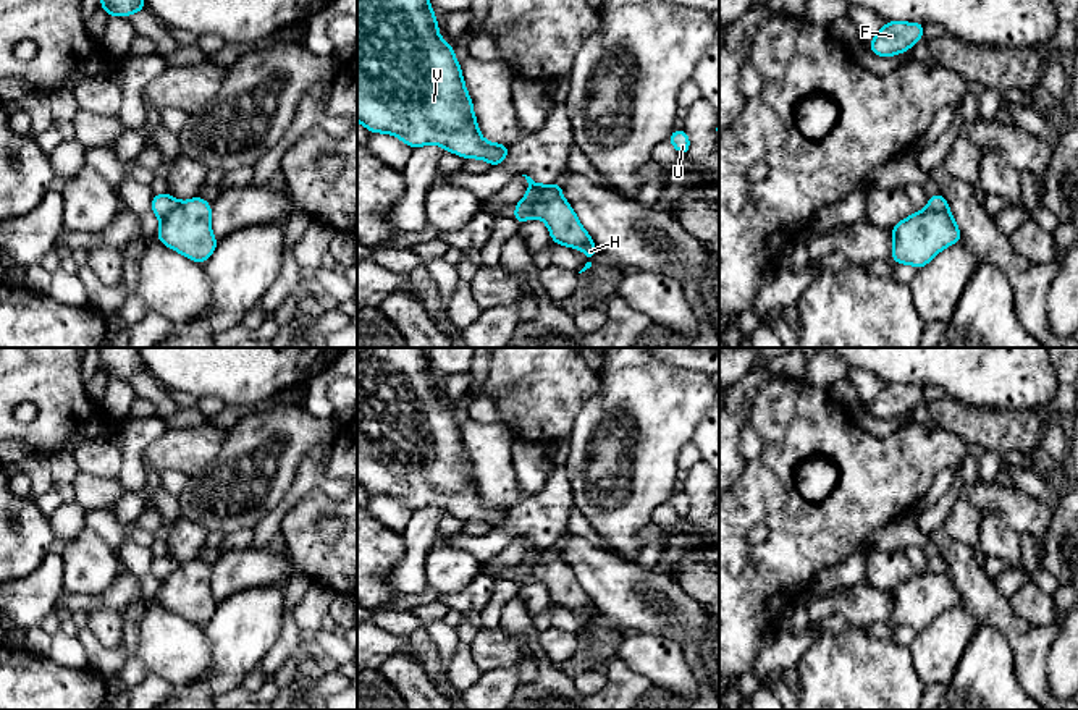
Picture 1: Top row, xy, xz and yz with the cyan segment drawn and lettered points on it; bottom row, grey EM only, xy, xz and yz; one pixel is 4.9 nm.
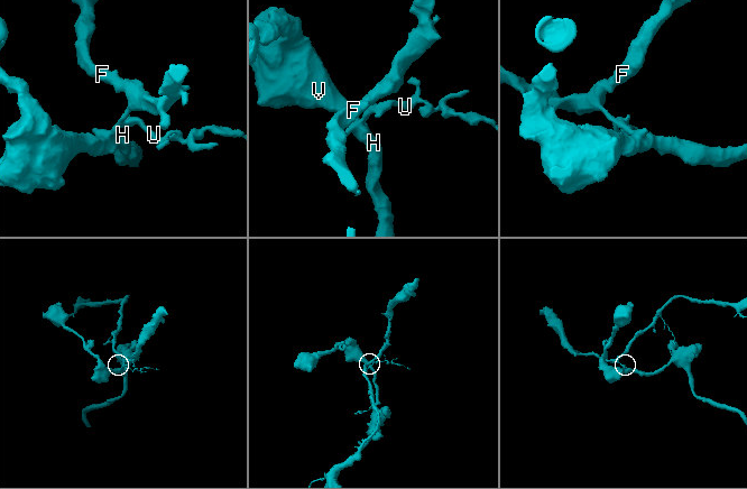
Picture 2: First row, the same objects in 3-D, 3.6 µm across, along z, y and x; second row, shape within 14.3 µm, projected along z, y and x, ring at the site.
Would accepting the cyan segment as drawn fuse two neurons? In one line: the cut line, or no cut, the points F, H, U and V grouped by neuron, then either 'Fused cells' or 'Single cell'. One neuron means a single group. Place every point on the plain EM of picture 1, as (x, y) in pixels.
Split along yz (926, 570), (947, 574). Groups: F U / H V. Fused cells

